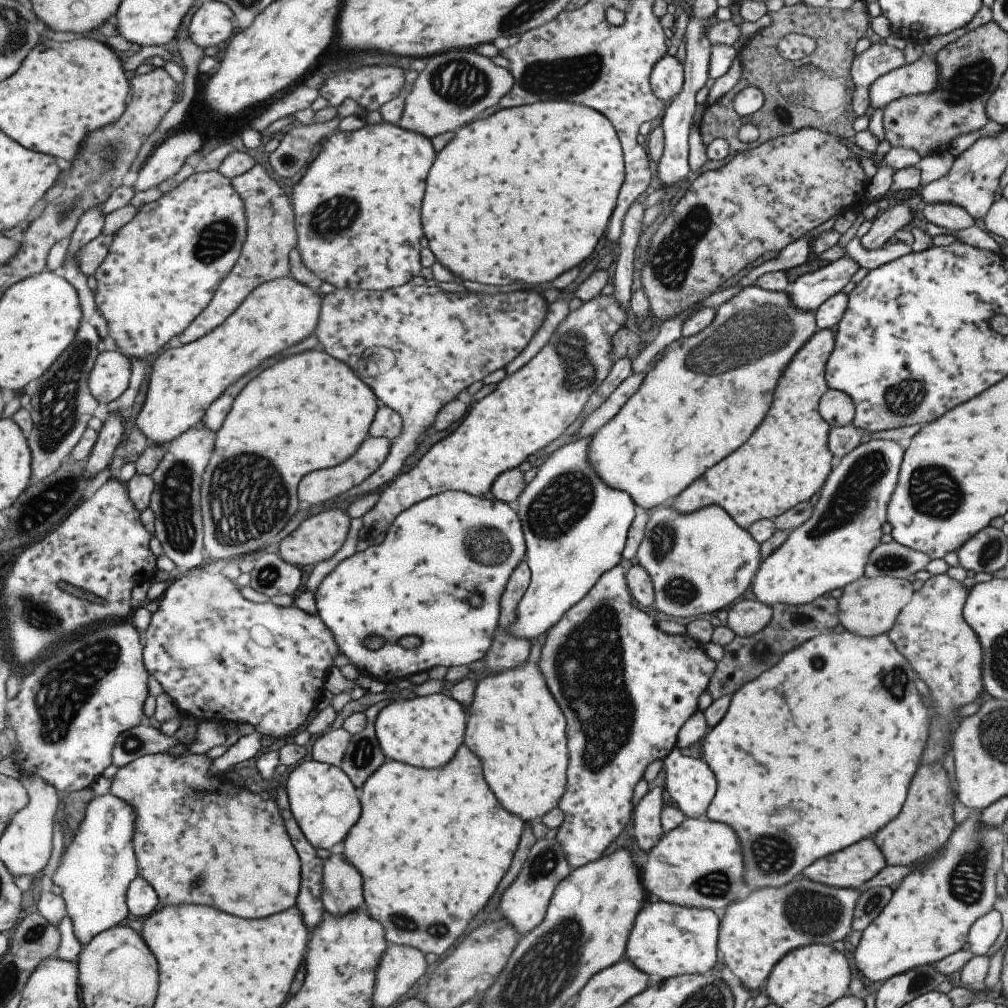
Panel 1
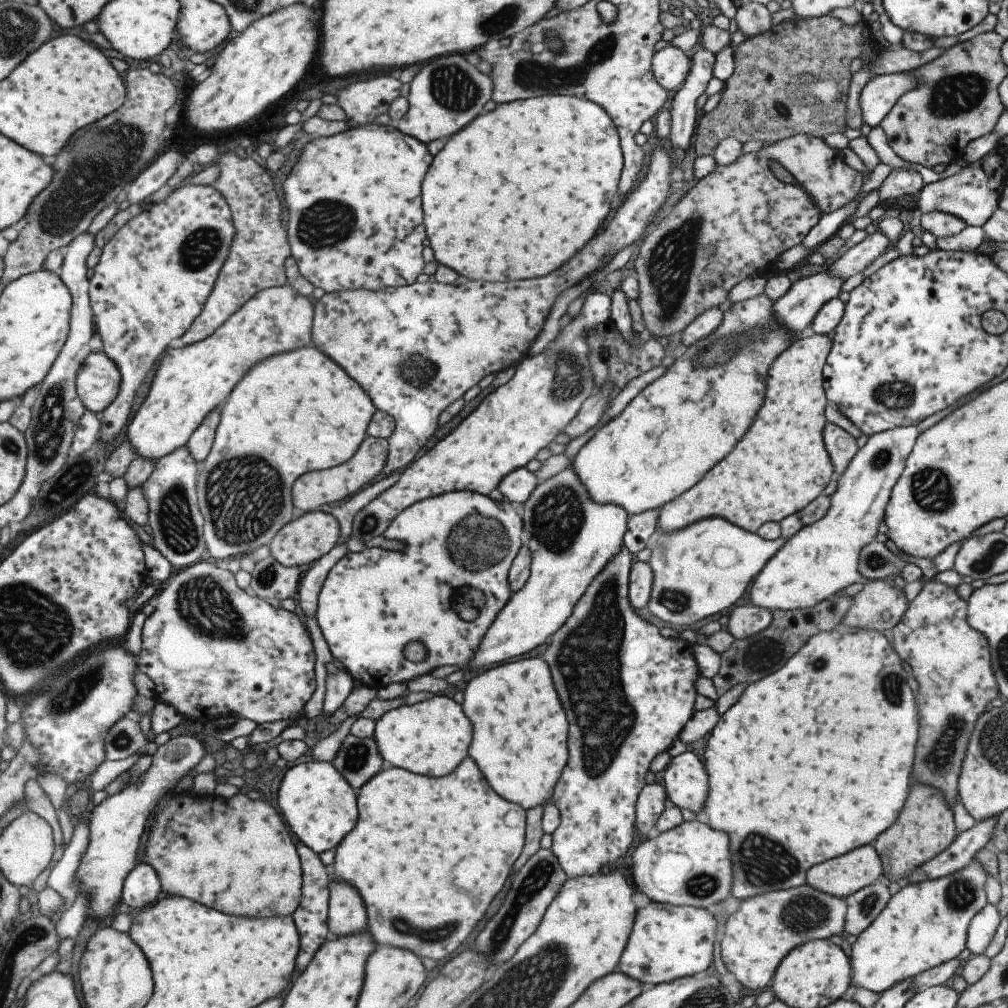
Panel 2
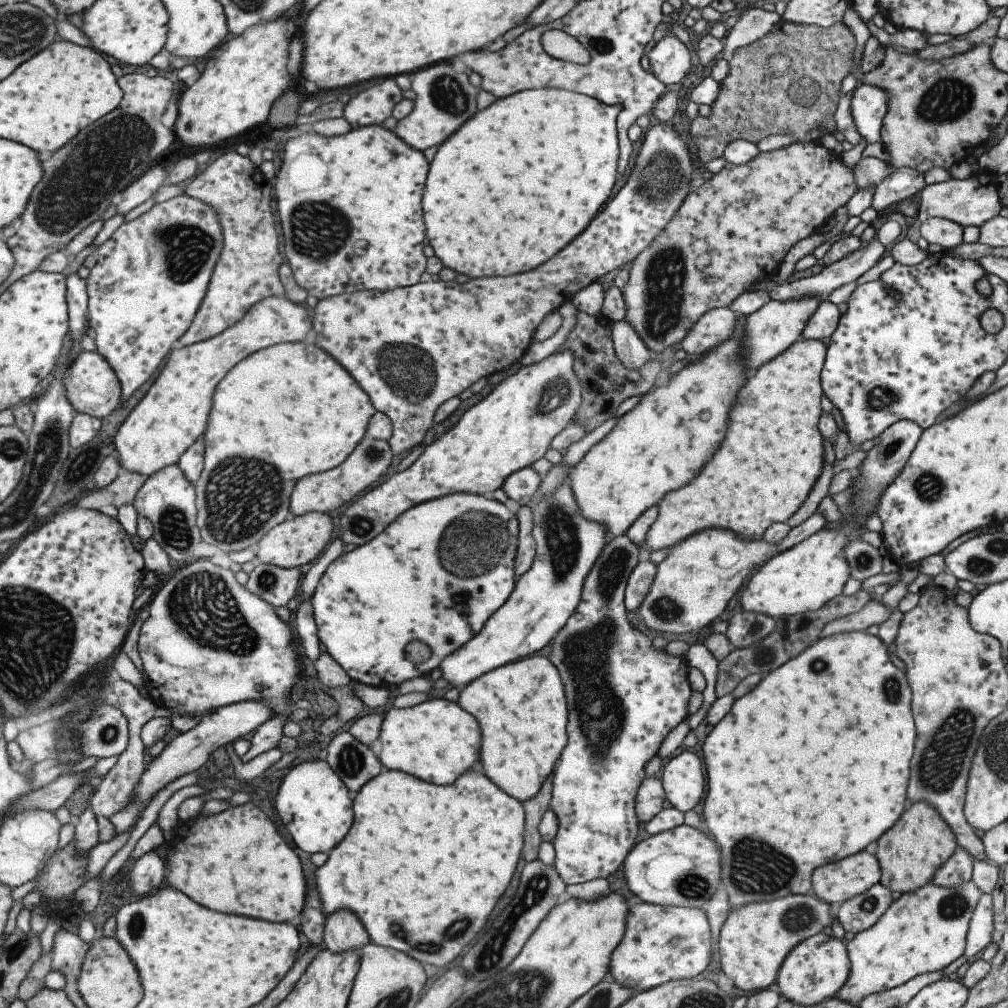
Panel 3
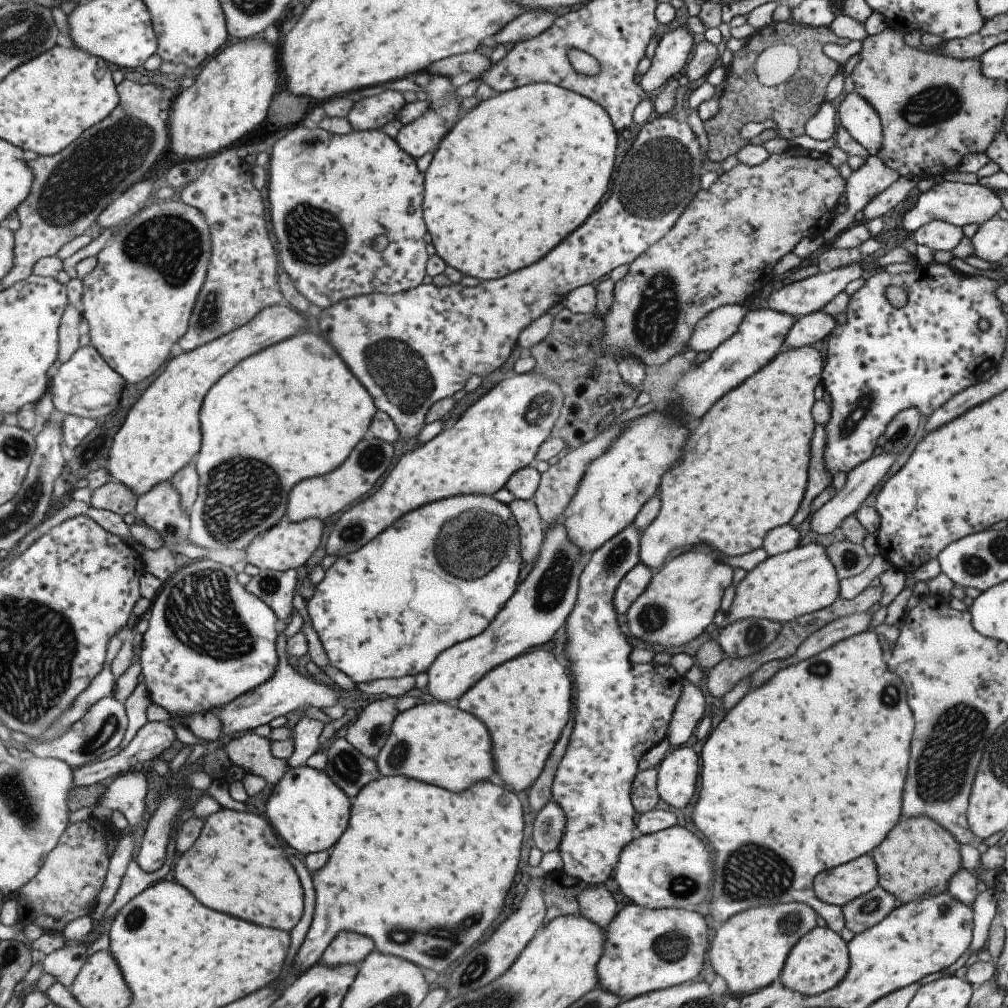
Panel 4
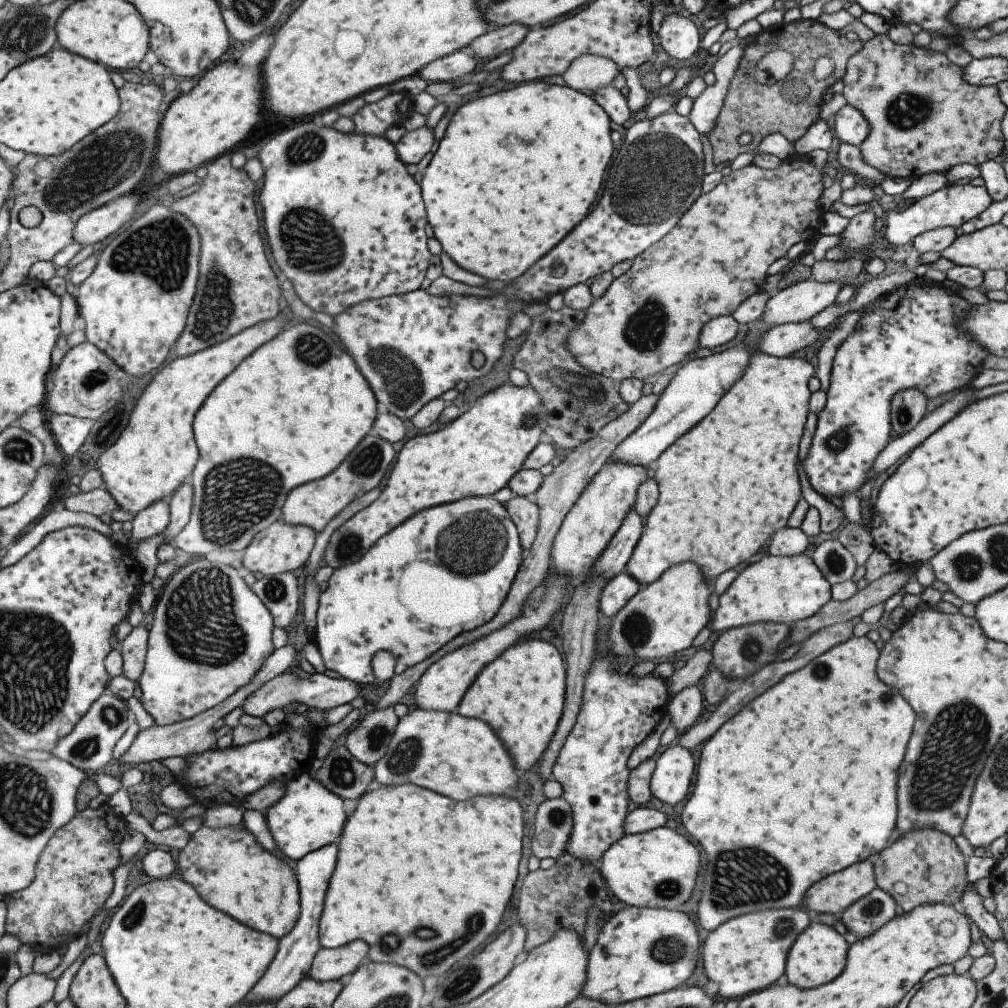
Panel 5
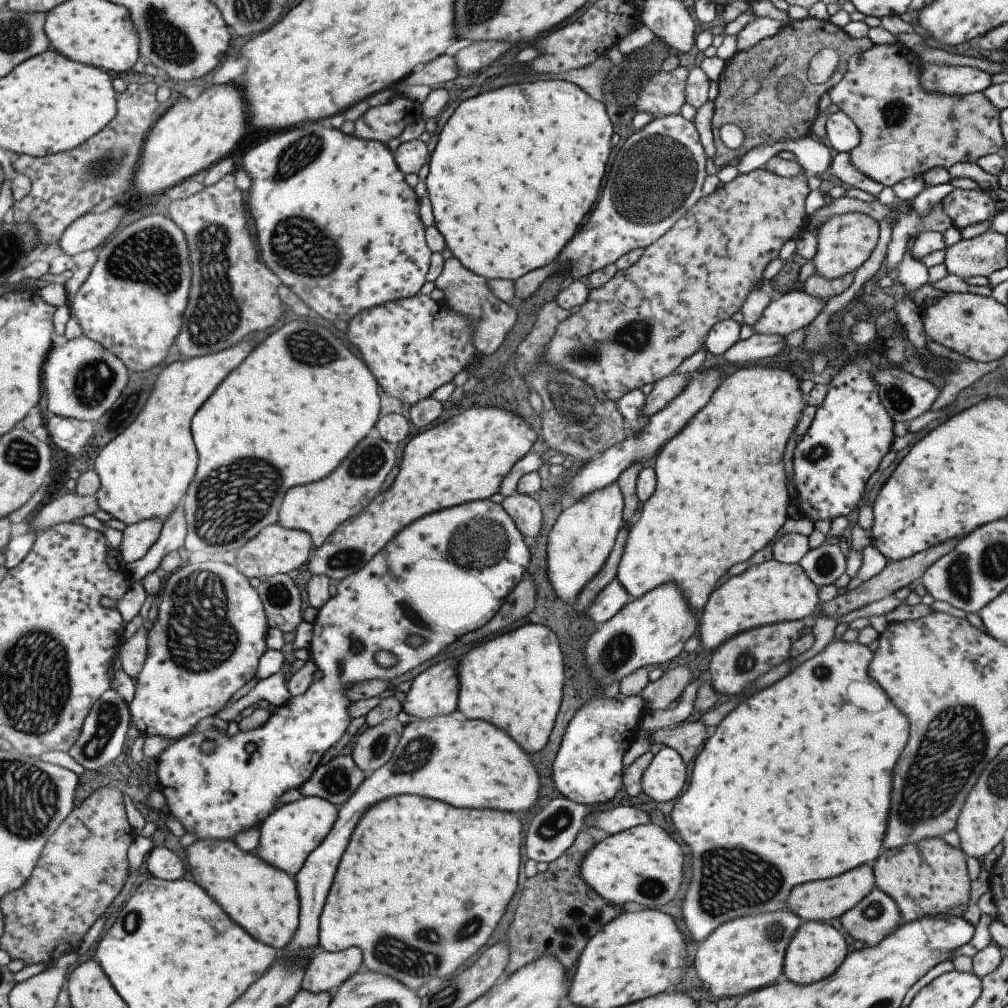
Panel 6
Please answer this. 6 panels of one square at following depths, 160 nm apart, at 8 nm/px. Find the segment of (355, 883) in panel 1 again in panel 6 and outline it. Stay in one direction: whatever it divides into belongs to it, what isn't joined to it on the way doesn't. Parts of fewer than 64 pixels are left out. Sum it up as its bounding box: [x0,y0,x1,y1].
[301,946,362,994]

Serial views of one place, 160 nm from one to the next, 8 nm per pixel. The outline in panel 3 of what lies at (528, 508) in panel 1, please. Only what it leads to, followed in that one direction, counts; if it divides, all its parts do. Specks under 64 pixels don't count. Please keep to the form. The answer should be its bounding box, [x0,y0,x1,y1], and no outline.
[438,482,607,684]

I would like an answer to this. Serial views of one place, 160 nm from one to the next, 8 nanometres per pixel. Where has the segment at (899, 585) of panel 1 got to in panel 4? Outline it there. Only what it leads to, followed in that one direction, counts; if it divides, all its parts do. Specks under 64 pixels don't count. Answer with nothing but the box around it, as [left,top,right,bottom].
[783,611,872,666]

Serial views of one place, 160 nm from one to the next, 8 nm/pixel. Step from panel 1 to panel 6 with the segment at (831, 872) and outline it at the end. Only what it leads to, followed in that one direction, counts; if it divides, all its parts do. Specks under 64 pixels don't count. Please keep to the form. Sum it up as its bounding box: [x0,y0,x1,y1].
[785,863,873,922]

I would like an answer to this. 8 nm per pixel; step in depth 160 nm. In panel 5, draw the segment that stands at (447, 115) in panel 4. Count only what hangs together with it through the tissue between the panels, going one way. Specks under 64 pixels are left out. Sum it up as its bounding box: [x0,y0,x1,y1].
[394,126,433,165]

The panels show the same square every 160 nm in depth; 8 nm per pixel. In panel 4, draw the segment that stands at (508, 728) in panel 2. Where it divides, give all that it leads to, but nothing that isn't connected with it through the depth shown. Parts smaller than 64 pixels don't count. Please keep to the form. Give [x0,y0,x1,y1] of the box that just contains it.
[456,649,572,792]

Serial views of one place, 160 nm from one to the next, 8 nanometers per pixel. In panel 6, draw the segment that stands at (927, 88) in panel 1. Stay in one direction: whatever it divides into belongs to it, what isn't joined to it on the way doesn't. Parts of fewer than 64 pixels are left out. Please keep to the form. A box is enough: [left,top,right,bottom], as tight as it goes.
[824,111,859,153]

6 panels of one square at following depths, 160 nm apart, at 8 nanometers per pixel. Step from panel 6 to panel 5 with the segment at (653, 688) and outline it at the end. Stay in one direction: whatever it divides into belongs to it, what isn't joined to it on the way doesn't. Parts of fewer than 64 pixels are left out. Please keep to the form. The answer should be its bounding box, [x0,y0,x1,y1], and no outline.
[663,649,711,700]

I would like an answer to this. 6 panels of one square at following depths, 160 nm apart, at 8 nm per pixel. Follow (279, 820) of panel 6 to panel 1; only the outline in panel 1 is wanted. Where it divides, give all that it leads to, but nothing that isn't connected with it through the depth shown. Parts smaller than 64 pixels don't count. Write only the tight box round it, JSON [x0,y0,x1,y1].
[284,760,359,850]

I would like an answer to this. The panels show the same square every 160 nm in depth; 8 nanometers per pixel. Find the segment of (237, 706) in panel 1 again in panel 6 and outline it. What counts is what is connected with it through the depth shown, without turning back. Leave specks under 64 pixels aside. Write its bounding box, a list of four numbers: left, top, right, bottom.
[129,562,268,741]

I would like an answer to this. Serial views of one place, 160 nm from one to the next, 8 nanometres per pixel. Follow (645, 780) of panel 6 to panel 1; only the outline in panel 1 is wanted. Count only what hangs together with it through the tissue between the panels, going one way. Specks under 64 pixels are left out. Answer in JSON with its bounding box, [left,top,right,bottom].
[662,747,716,819]

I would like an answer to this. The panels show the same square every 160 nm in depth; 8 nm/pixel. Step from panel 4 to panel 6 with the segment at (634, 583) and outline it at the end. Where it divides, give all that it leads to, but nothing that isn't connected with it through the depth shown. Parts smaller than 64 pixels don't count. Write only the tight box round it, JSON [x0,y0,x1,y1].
[583,579,631,623]

